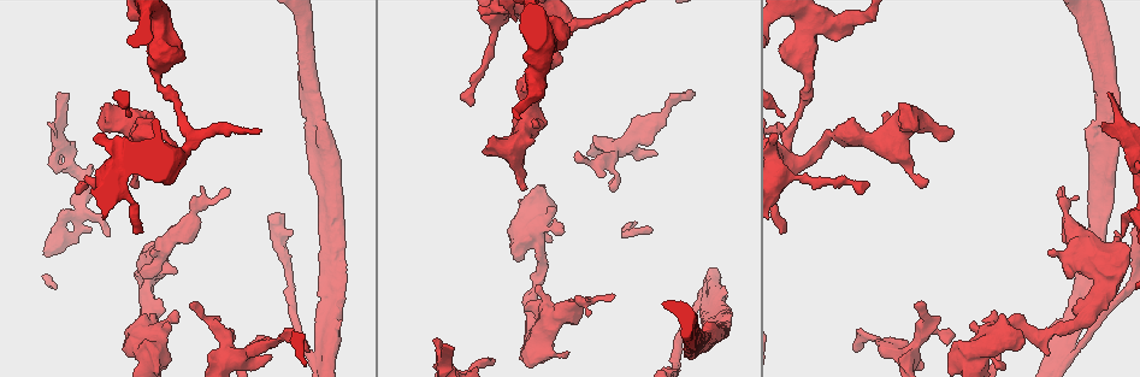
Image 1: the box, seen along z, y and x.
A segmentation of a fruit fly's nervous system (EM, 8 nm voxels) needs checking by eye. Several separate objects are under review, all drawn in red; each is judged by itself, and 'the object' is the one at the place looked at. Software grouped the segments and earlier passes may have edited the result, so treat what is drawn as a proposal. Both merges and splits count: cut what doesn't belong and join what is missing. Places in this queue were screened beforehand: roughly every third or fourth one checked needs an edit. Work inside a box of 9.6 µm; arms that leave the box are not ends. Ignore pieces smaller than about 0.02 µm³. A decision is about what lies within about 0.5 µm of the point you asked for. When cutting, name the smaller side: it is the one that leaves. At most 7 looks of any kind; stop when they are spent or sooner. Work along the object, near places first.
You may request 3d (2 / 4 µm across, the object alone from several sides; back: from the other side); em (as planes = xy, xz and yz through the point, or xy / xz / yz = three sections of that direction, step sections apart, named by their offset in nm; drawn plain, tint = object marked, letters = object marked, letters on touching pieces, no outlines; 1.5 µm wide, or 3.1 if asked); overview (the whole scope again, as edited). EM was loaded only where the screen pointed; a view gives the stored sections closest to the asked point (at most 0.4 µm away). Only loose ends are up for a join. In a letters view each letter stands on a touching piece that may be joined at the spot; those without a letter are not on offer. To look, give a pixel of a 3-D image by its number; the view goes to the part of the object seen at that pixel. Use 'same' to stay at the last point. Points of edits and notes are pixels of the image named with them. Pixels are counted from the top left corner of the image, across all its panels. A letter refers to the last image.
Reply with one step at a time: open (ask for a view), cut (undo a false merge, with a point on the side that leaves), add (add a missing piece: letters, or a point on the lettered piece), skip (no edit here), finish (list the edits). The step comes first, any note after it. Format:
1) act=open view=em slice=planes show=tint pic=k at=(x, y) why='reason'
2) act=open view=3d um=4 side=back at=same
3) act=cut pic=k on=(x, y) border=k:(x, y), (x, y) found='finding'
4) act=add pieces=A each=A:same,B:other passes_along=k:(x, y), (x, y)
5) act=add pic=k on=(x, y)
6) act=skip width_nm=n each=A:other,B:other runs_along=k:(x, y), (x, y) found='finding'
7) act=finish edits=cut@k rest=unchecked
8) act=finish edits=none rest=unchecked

act=open view=em slice=xz step=4 show=letters pic=1 at=(614, 297) why='free end'

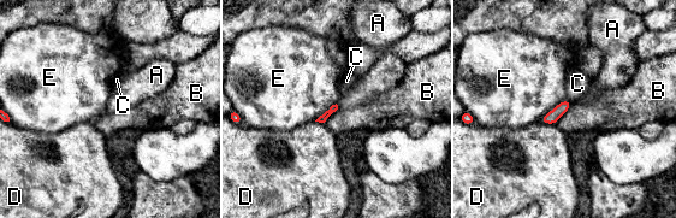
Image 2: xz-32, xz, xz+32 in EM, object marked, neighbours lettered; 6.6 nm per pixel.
act=skip each=A:other,B:other,C:other,D:other,E:other found='no lettered piece goes on from it'

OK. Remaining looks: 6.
act=open view=3d um=4 pic=1 at=(315, 340) why='branch stops here'

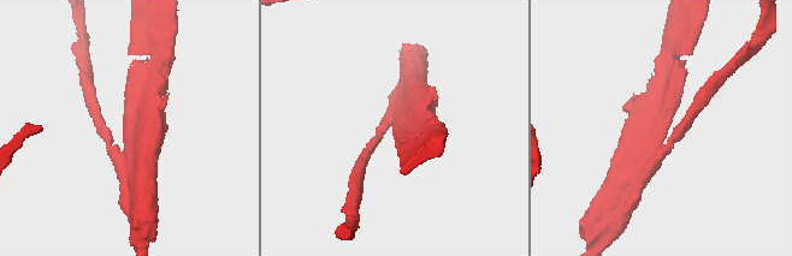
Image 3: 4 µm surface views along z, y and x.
act=open view=em slice=xz step=8 show=tint pic=3 at=(125, 128)

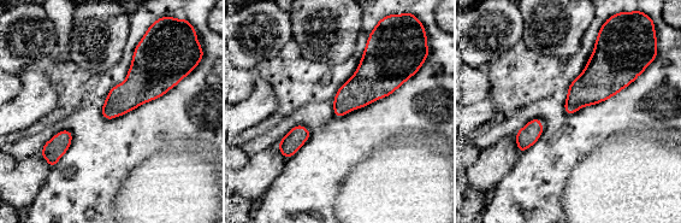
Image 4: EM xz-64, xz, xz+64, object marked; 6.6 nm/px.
act=open view=em slice=yz step=8 show=letters at=same

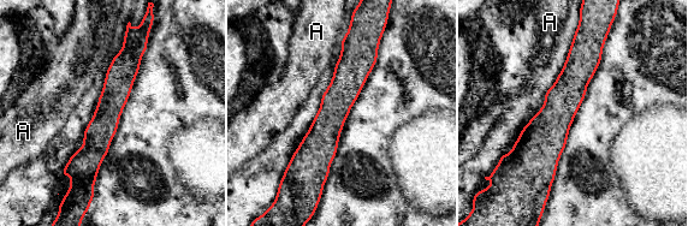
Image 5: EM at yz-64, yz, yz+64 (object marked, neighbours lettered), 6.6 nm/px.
act=cut pic=5 on=(69, 219) each=A:other border=5:(92, 186), (79, 190) found='two neurons meet here'

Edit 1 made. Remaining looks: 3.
act=open view=3d um=4 pic=1 at=(59, 93) why='branch stops here'

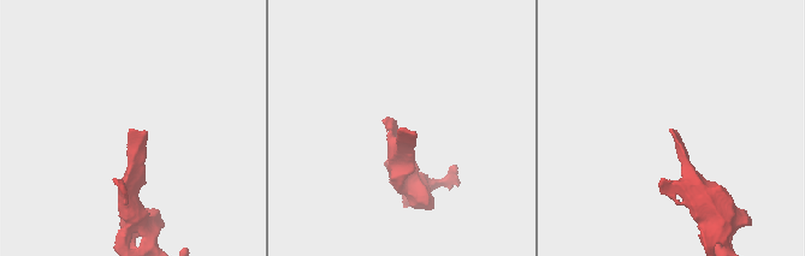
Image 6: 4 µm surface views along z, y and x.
act=open view=em slice=yz step=4 show=letters pic=6 at=(669, 129)

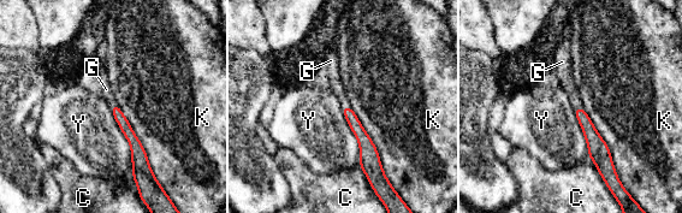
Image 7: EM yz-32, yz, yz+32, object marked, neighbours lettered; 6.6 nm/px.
act=open view=em slice=planes show=letters at=same

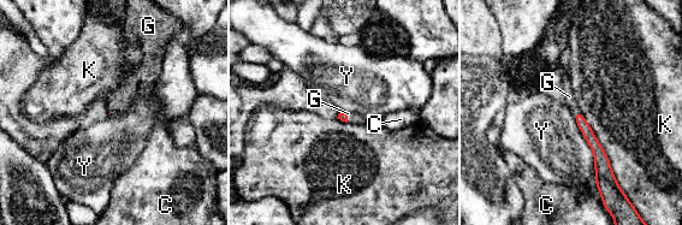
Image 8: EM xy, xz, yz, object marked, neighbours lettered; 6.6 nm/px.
act=add pieces=G each=C:other,G:same,K:other,Y:other passes_along=8:(586, 130), (576, 113), (569, 96) found='it goes on there'

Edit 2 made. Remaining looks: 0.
act=finish edits=cut@5,add@8 rest=unchecked

